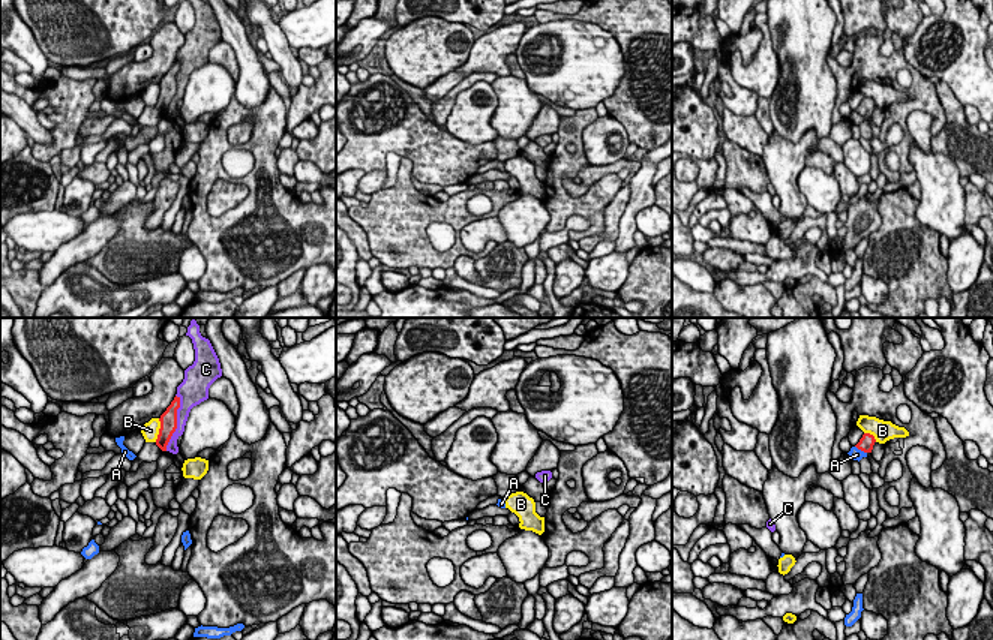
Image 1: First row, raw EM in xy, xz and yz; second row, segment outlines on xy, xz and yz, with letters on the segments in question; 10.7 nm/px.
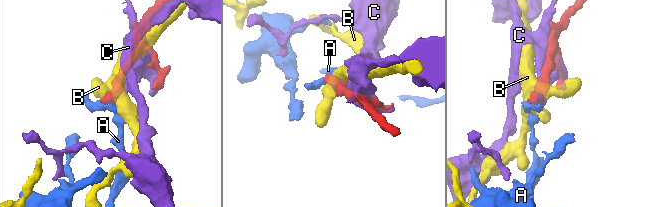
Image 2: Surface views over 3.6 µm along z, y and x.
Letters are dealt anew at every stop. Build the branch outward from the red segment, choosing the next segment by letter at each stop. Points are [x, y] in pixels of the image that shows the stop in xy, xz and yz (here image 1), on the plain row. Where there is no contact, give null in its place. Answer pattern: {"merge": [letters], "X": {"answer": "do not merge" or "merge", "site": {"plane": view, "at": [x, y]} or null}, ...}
{"merge": [], "A": {"answer": "do not merge", "site": {"plane": "yz", "at": [861, 114]}}, "B": {"answer": "do not merge", "site": {"plane": "xy", "at": [159, 95]}}, "C": {"answer": "do not merge", "site": {"plane": "xy", "at": [176, 87]}}}

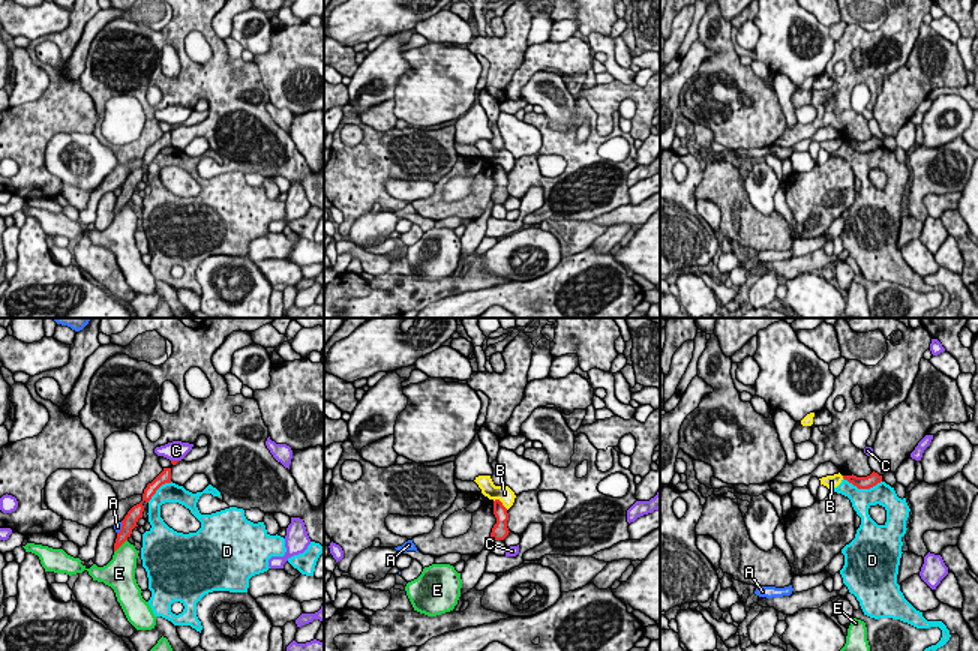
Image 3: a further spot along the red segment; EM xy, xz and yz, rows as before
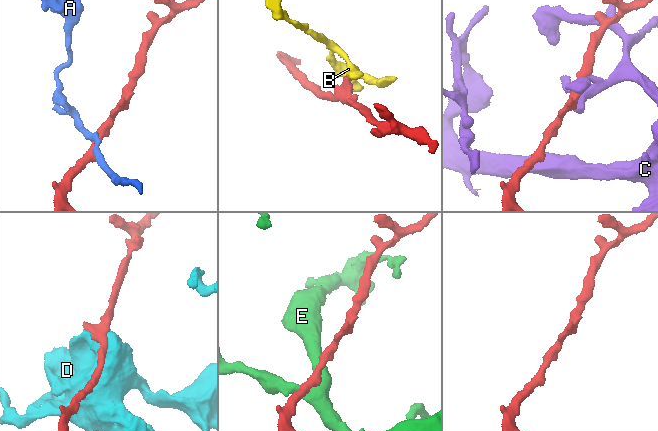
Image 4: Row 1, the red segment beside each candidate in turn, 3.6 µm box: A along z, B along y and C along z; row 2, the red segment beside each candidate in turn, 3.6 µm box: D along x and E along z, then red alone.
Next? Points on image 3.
{"merge": [], "A": {"answer": "do not merge", "site": {"plane": "xy", "at": [122, 192]}}, "B": {"answer": "do not merge", "site": {"plane": "xz", "at": [501, 167]}}, "C": {"answer": "do not merge", "site": {"plane": "xy", "at": [174, 125]}}, "D": {"answer": "do not merge", "site": {"plane": "yz", "at": [863, 152]}}, "E": {"answer": "do not merge", "site": {"plane": "xy", "at": [120, 209]}}}

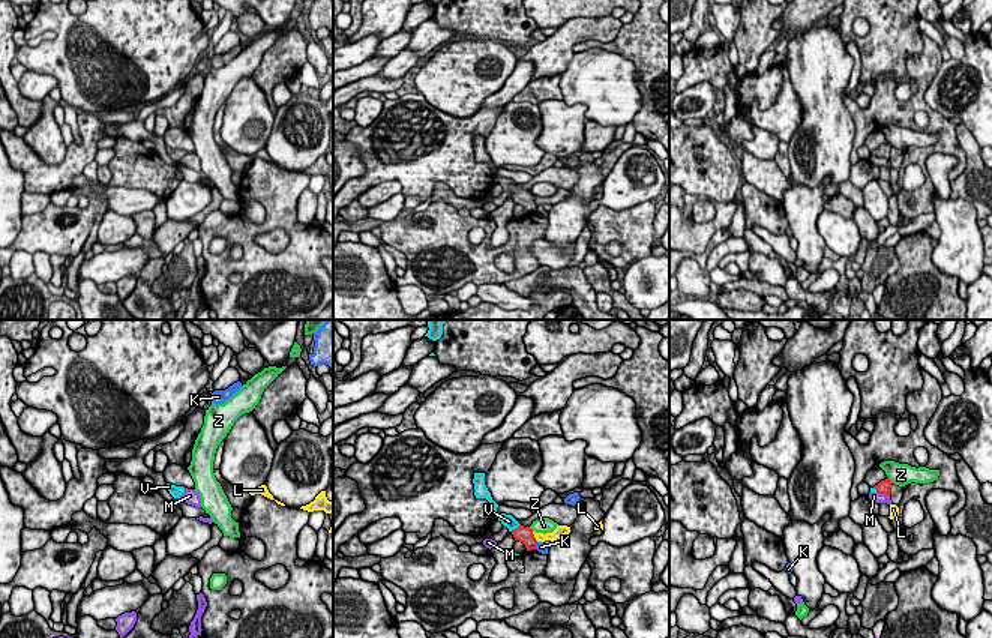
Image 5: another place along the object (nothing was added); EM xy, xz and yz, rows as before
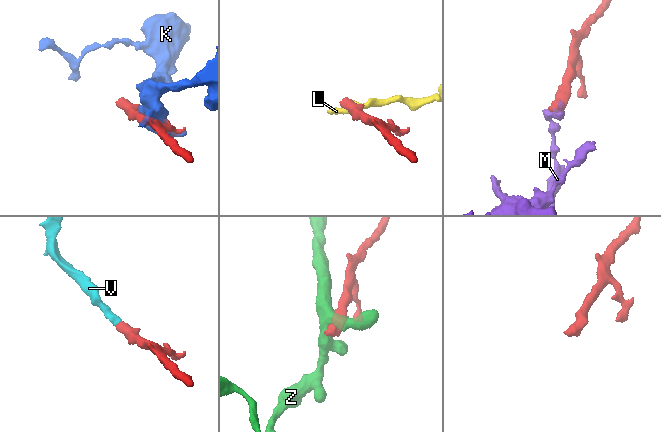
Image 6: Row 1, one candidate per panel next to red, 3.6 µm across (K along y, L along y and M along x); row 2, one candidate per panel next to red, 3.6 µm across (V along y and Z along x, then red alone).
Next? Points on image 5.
{"merge": ["V"], "K": {"answer": "do not merge", "site": {"plane": "xz", "at": [536, 209]}}, "L": {"answer": "do not merge", "site": {"plane": "xz", "at": [533, 200]}}, "M": {"answer": "do not merge", "site": {"plane": "yz", "at": [883, 156]}}, "V": {"answer": "merge", "site": {"plane": "xz", "at": [515, 192]}}, "Z": {"answer": "do not merge", "site": {"plane": "yz", "at": [890, 144]}}}

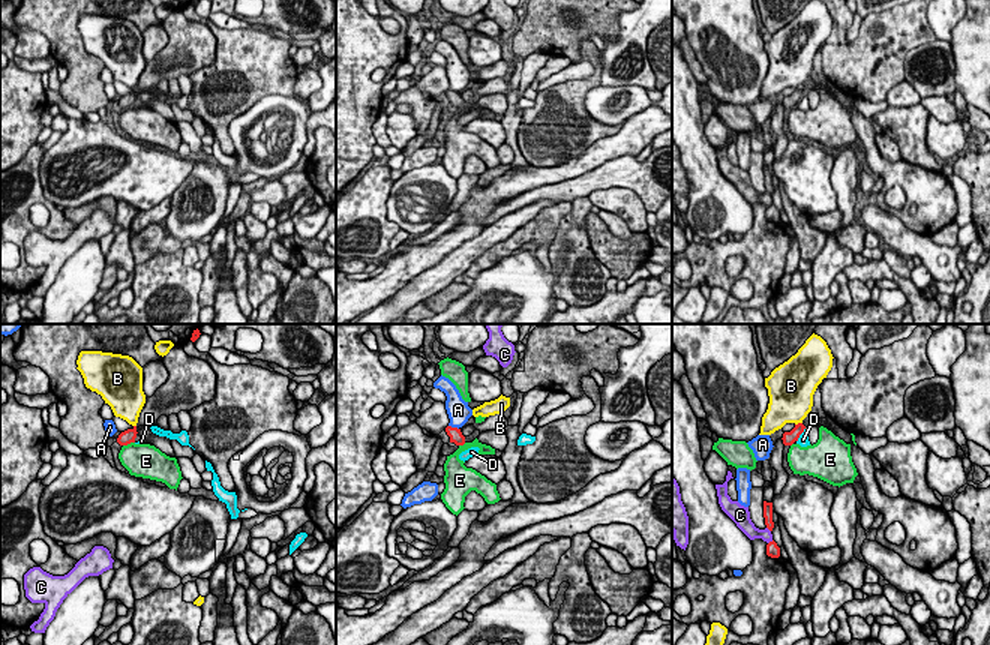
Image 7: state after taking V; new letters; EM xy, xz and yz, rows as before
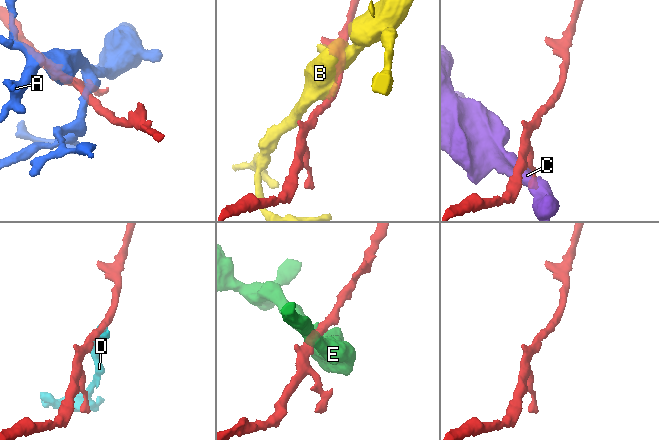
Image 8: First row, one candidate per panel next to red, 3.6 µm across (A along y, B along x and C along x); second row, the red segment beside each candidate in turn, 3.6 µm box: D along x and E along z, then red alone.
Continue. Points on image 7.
{"merge": [], "A": {"answer": "do not merge", "site": {"plane": "xz", "at": [453, 92]}}, "B": {"answer": "do not merge", "site": {"plane": "yz", "at": [798, 87]}}, "C": {"answer": "do not merge", "site": {"plane": "yz", "at": [770, 206]}}, "D": {"answer": "do not merge", "site": {"plane": "yz", "at": [800, 98]}}, "E": {"answer": "do not merge", "site": {"plane": "xy", "at": [128, 107]}}}

